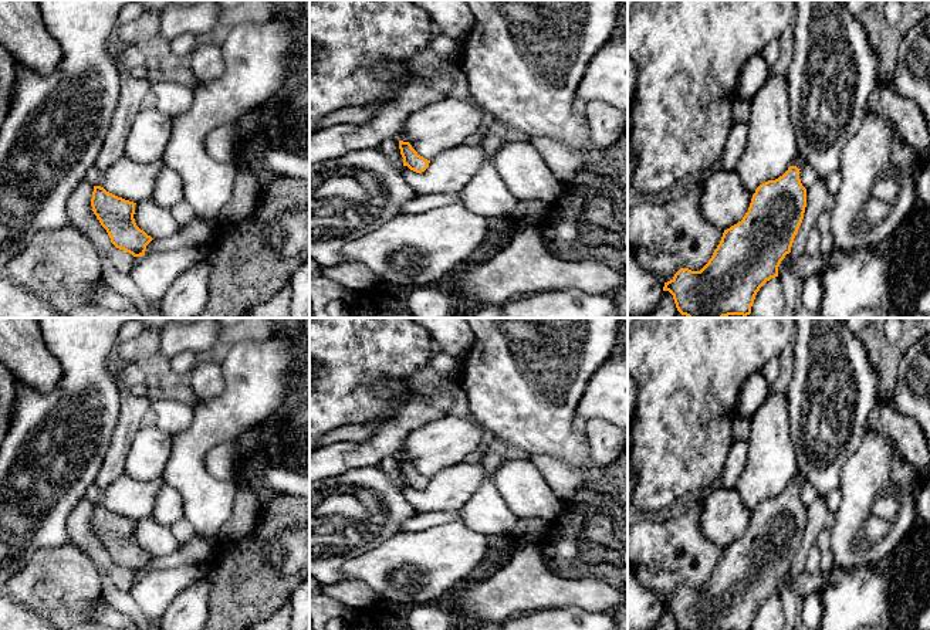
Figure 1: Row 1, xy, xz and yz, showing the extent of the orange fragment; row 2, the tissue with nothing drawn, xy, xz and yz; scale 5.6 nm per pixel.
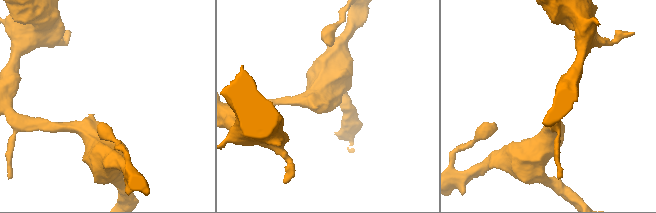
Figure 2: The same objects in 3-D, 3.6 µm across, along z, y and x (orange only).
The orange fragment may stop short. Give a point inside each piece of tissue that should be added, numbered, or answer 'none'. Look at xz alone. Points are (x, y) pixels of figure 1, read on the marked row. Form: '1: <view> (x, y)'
none

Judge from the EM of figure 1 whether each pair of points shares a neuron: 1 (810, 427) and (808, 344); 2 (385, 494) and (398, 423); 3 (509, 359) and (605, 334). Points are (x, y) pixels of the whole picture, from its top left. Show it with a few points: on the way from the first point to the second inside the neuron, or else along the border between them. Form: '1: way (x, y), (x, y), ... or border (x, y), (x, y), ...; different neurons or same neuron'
1: way (810, 406), (810, 365); same neuron
2: border (376, 466), (354, 467), (344, 473); different neurons
3: way (533, 358), (565, 361), (570, 356), (581, 355); same neuron

